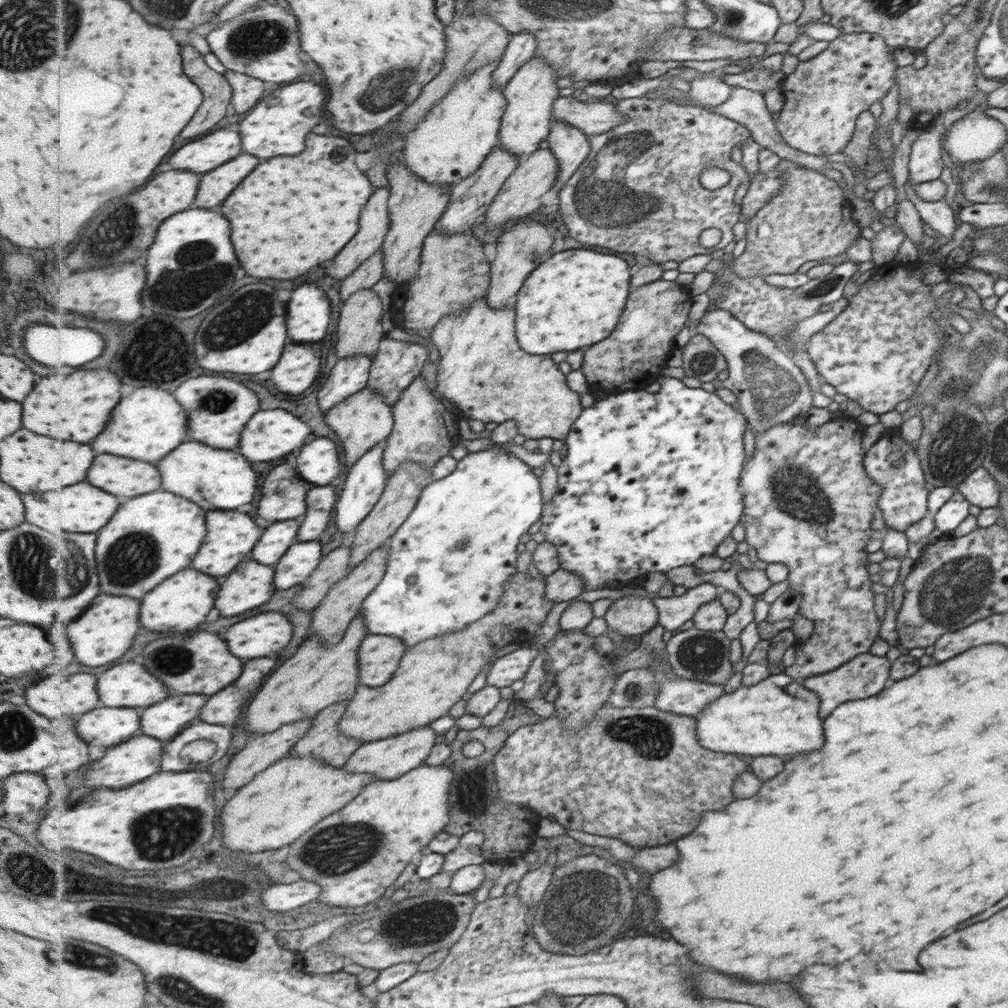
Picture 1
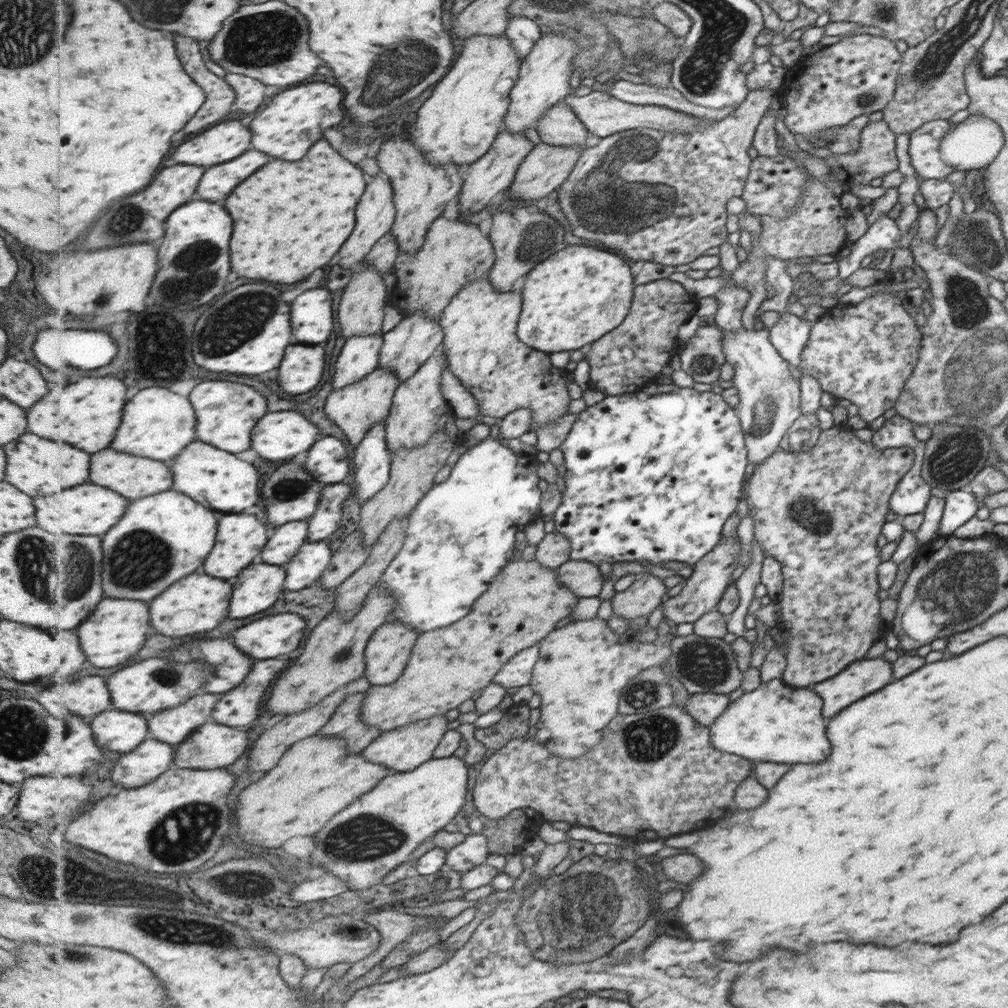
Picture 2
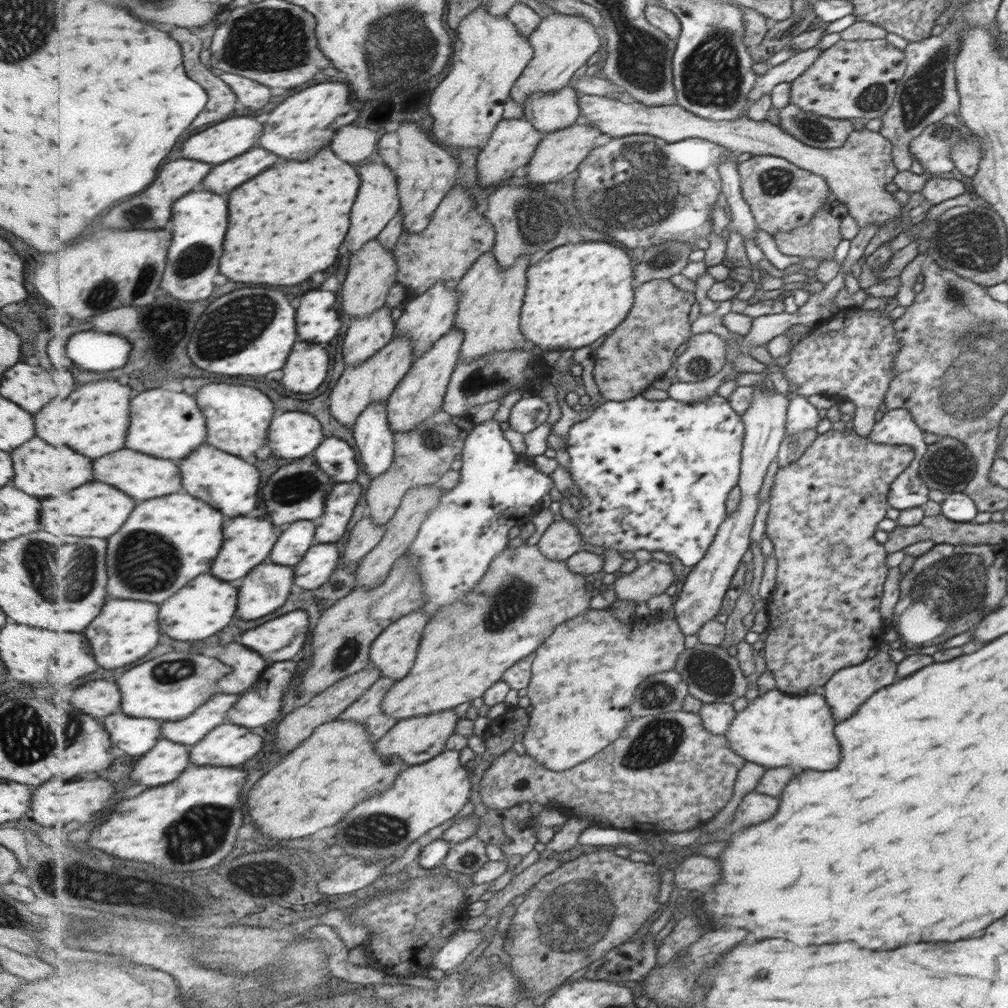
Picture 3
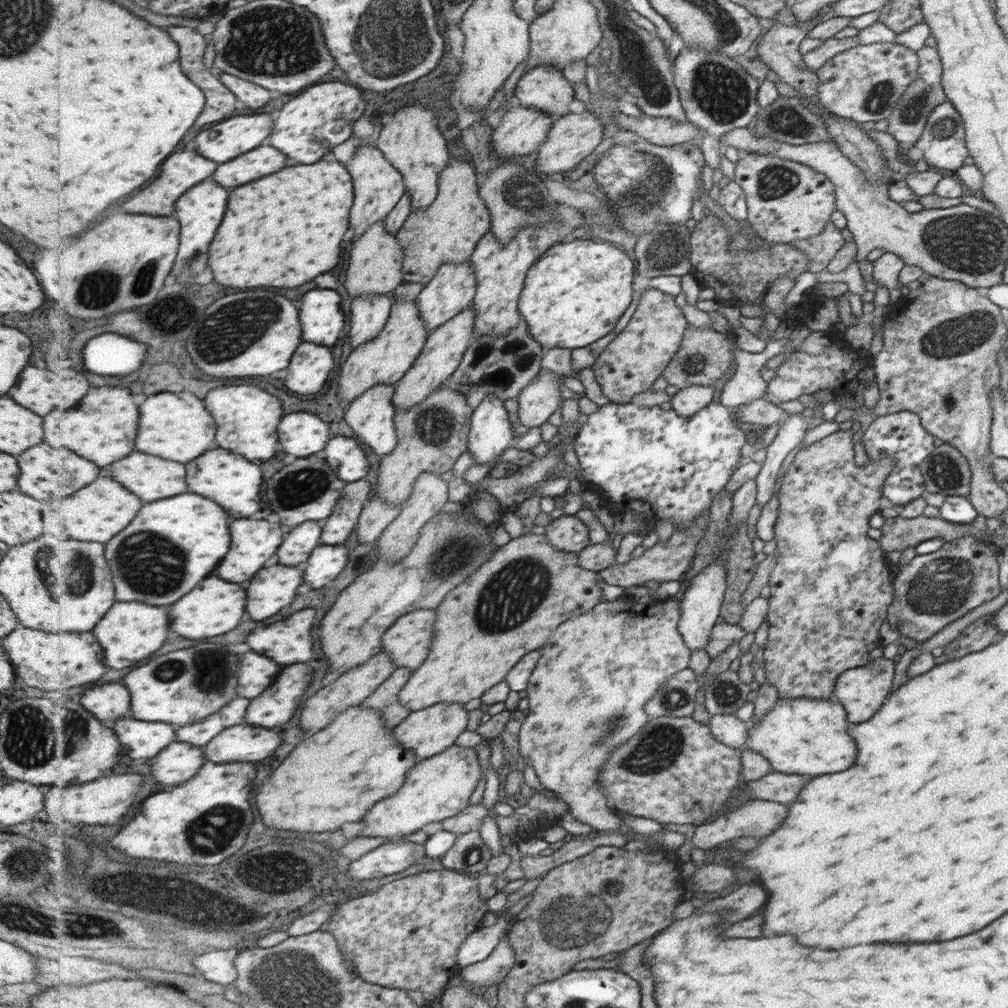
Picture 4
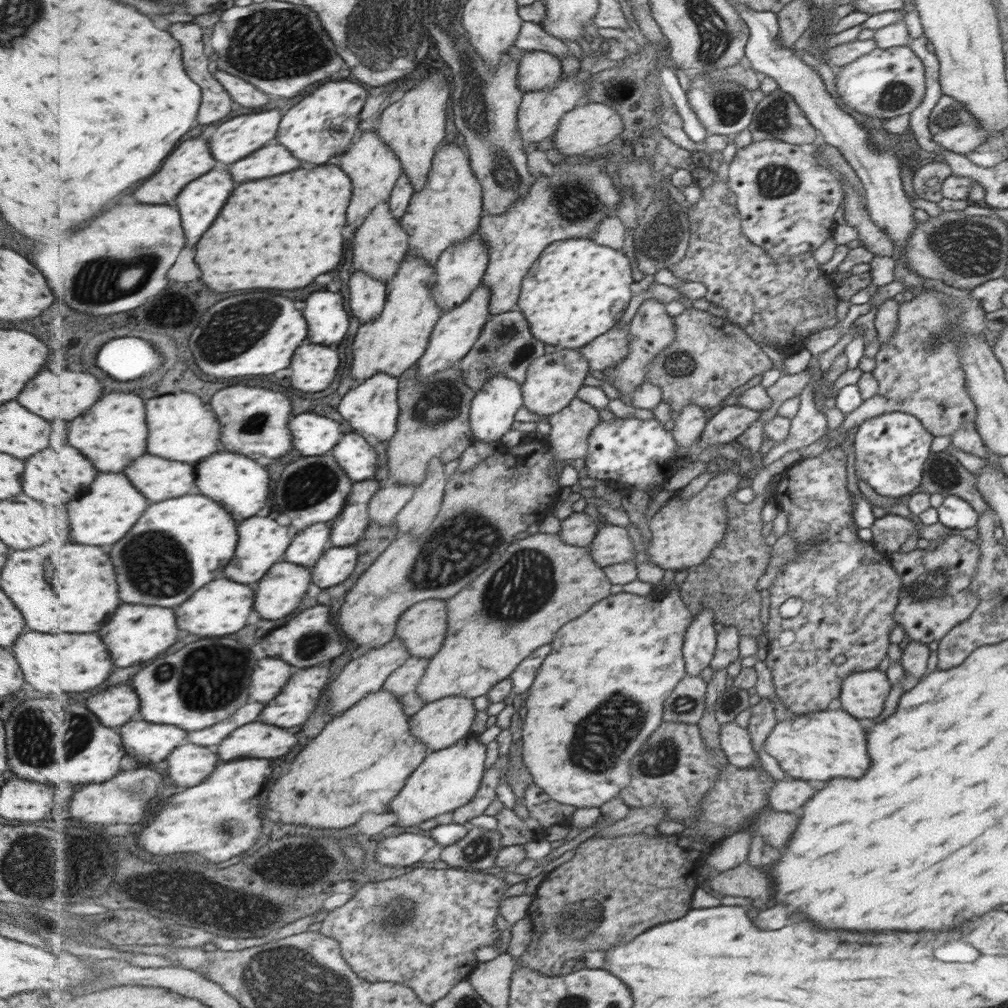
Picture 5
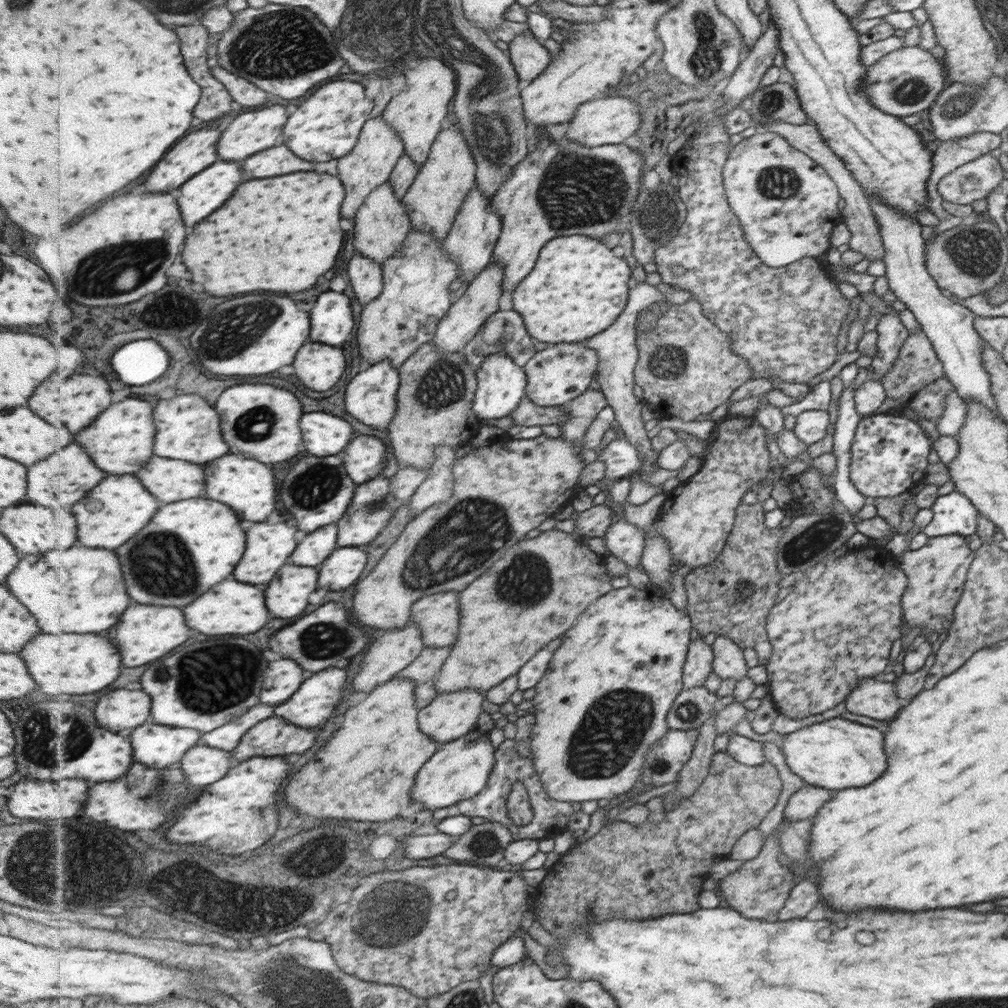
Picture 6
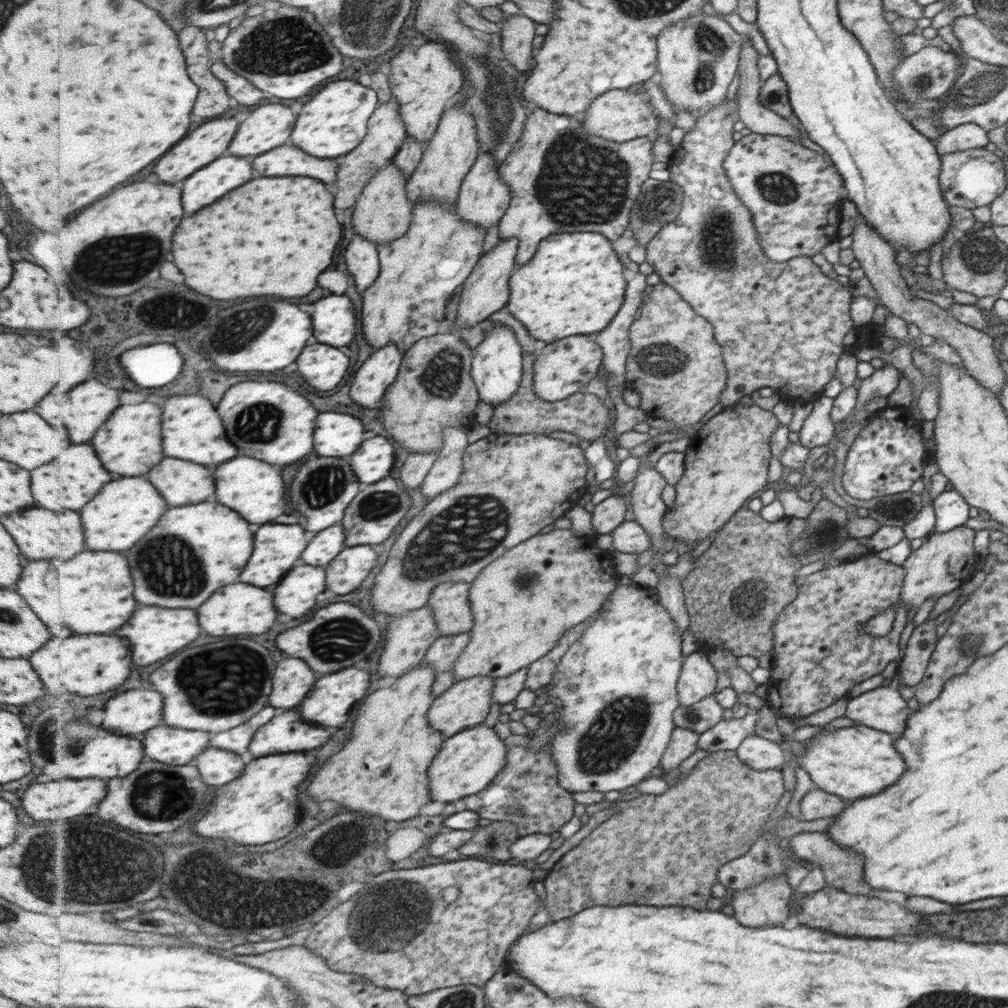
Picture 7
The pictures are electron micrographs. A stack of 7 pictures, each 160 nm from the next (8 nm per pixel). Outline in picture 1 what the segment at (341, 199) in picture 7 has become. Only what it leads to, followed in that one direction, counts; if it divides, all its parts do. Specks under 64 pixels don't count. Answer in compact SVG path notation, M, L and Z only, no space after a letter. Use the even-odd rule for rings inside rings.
M390 186L379 188L371 196L367 210L363 210L361 232L355 236L355 242L351 242L351 246L347 246L347 250L333 260L327 274L343 282L384 245L392 223L390 211L387 210L390 197Z

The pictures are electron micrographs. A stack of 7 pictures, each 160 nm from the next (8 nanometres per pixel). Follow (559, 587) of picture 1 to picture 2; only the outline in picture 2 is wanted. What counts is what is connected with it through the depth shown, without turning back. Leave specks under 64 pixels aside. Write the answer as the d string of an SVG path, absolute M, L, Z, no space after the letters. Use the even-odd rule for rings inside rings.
M570 559L557 569L560 581L580 597L597 597L601 594L604 578L599 572L599 565Z

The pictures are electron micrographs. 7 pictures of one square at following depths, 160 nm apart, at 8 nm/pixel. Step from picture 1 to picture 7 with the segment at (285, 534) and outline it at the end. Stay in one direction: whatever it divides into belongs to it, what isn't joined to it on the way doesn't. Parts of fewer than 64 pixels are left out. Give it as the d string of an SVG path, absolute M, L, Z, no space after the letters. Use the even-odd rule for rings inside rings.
M339 522L333 528L318 532L307 545L307 554L303 554L303 562L311 566L331 564L347 548L346 530Z

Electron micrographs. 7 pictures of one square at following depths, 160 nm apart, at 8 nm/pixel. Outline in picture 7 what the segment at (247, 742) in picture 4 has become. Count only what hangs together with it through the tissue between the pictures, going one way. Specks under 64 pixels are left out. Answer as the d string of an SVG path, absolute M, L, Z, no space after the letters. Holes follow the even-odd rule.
M289 710L265 724L255 734L249 750L257 758L269 754L313 750L325 746L337 730L339 728L321 728L315 724L307 724L299 712L295 714L295 710Z

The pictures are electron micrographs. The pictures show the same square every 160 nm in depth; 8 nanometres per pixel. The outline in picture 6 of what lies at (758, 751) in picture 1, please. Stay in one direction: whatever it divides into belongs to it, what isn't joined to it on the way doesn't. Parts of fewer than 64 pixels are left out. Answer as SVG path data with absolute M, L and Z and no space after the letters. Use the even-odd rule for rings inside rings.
M837 717L819 722L819 724L811 724L811 726L795 732L783 734L783 739L777 744L789 770L799 776L804 784L837 791L843 790L843 788L867 786L885 772L887 764L885 764L885 754L883 754L881 740L883 740L883 734L879 730Z

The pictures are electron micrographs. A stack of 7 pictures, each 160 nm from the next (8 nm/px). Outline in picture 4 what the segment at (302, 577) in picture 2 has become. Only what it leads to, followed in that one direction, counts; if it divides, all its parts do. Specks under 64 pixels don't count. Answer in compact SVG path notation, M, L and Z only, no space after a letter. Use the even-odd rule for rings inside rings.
M319 545L310 556L305 570L307 584L311 588L323 588L342 574L351 563L350 550L344 545Z

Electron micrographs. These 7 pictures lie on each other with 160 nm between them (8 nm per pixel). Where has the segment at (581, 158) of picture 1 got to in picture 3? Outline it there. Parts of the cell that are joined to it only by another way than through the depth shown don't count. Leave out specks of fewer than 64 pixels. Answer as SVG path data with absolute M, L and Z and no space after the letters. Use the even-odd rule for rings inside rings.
M571 84L555 92L530 94L523 108L525 117L547 134L573 126L582 116L580 98Z

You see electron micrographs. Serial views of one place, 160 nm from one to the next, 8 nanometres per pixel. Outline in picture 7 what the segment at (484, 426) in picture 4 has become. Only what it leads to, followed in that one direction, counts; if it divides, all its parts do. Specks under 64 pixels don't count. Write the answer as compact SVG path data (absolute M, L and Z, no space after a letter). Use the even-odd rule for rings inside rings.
M495 325L484 339L483 344L474 350L472 377L478 386L481 401L490 406L500 405L519 390L524 375L524 353L511 326Z

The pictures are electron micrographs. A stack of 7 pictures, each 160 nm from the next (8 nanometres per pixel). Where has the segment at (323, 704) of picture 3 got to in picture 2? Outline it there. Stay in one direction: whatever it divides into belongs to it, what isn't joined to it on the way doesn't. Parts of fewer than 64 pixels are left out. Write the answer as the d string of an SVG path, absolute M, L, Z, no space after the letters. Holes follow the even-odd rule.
M366 676L358 678L357 681L350 682L349 686L337 690L335 694L326 698L323 702L319 702L313 709L309 708L309 710L299 712L296 716L293 714L291 714L291 716L286 716L274 725L271 730L266 730L265 734L255 742L249 753L249 762L247 762L247 764L251 764L251 772L257 772L257 770L269 772L269 770L273 770L273 768L279 764L279 760L285 756L296 742L319 735L323 727L325 727L331 721L333 715L335 715L335 712L339 709L339 705L341 705L347 697L358 693L365 694L371 689L371 686L370 680Z

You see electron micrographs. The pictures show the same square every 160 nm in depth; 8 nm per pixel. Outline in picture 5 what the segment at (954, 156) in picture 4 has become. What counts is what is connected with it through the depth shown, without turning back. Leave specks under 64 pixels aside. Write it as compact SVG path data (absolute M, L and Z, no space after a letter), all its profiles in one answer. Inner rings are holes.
M945 95L930 110L928 130L941 148L960 155L972 152L986 138L986 132L978 128L978 120L963 105Z

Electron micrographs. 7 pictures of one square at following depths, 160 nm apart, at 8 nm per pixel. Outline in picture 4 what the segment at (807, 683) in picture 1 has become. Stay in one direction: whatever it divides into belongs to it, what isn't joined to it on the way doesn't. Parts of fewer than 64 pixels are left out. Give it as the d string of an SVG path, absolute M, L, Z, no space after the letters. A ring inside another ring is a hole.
M881 656L870 664L844 670L839 677L839 690L835 688L835 699L847 706L851 722L865 722L883 704L893 680L893 661Z

